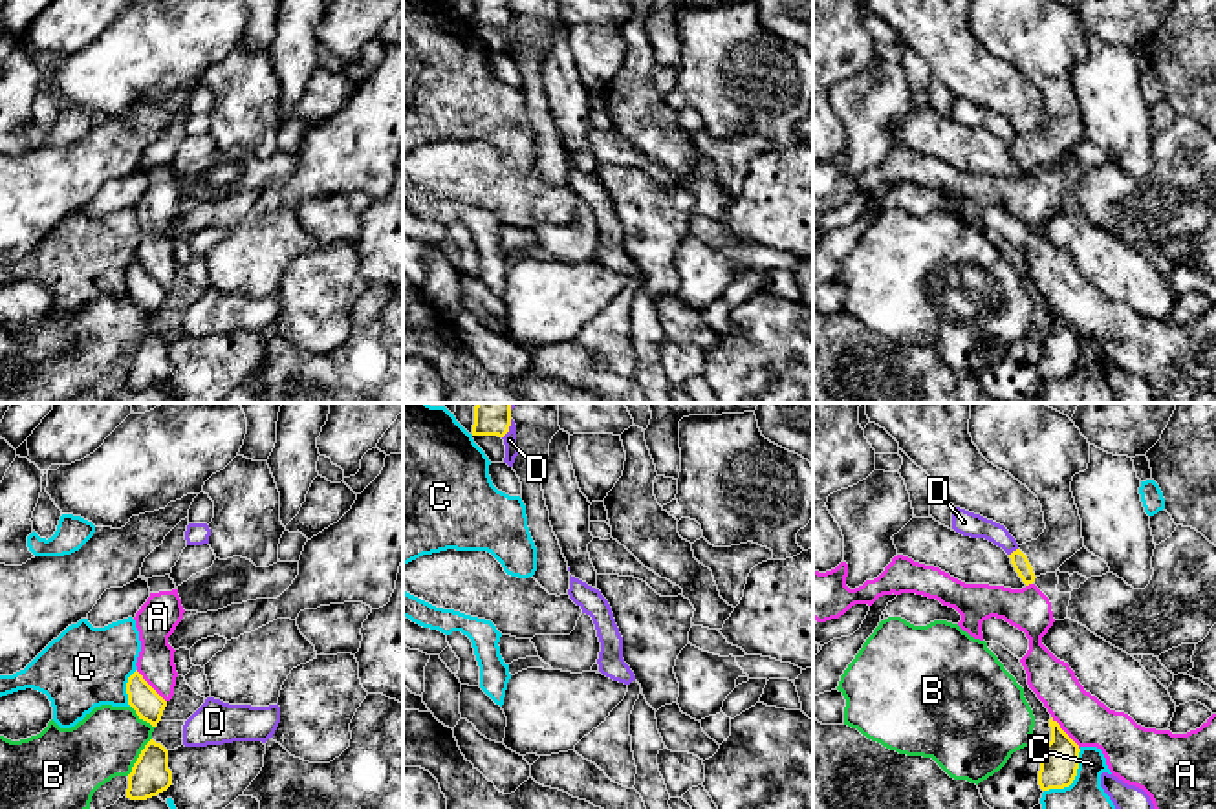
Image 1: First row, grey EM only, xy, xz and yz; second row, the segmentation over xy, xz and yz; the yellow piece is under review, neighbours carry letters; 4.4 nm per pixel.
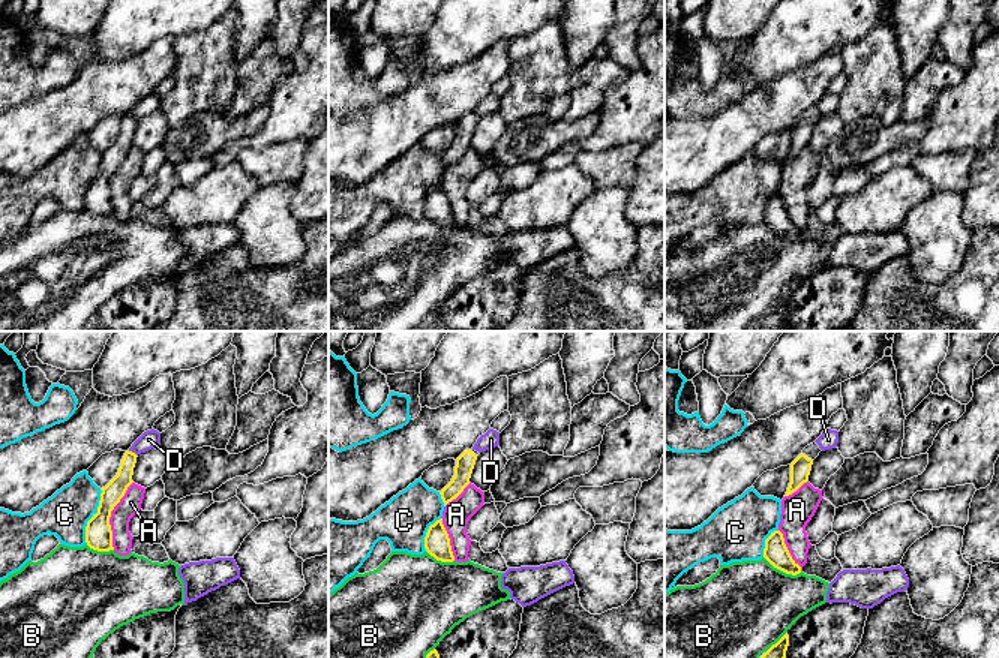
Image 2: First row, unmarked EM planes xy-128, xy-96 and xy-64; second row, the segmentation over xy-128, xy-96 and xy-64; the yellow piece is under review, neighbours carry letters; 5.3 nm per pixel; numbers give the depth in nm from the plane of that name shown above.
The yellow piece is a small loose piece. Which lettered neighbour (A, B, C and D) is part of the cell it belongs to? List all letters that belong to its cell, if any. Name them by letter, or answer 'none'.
none

